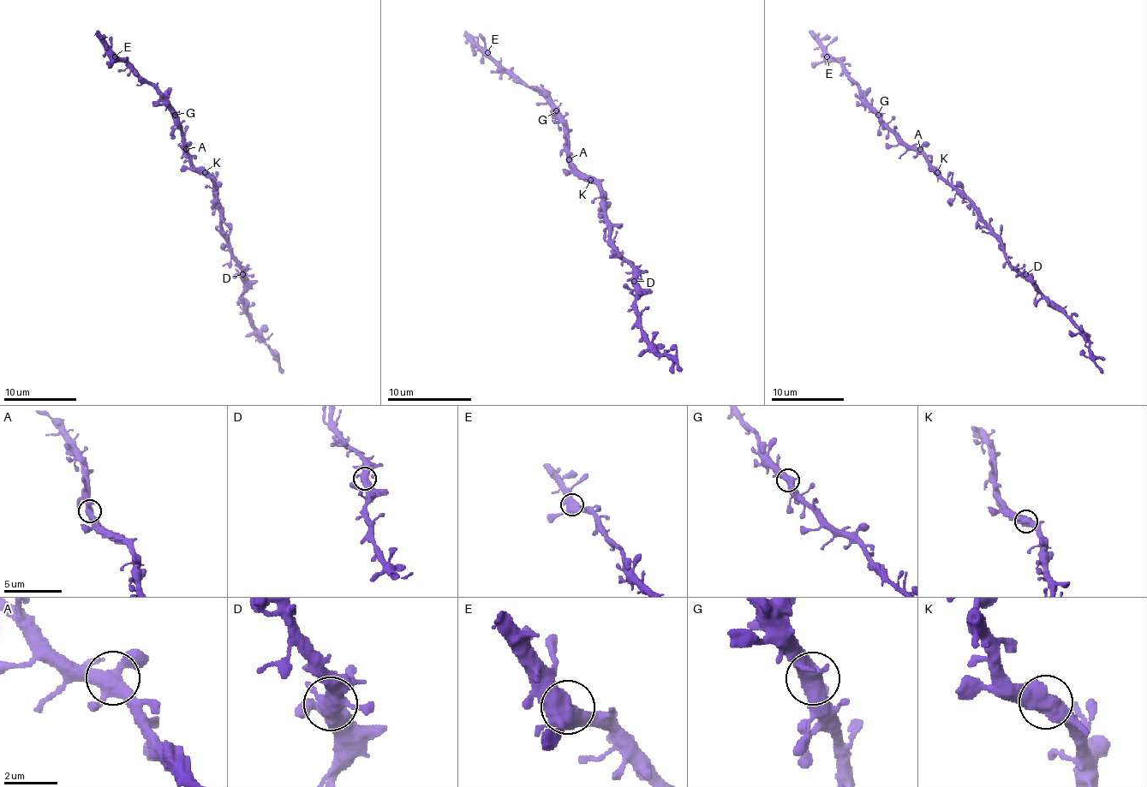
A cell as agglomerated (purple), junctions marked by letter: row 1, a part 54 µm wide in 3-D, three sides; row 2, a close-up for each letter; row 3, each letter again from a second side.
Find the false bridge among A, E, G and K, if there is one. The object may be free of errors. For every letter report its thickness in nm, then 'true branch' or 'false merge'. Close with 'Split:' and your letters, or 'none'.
A: 440 nm thick; true branch
E: 550 nm thick; true branch
G: 550 nm thick; true branch
K: 650 nm thick; true branch
Split: none

